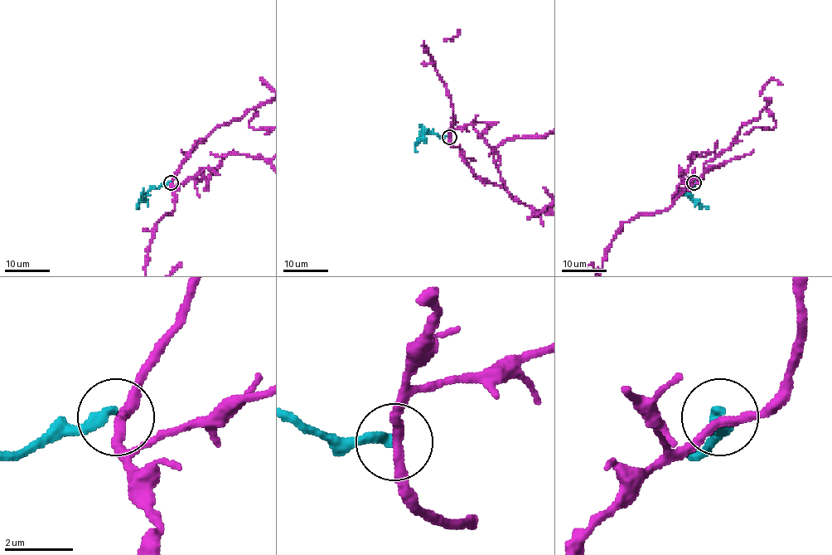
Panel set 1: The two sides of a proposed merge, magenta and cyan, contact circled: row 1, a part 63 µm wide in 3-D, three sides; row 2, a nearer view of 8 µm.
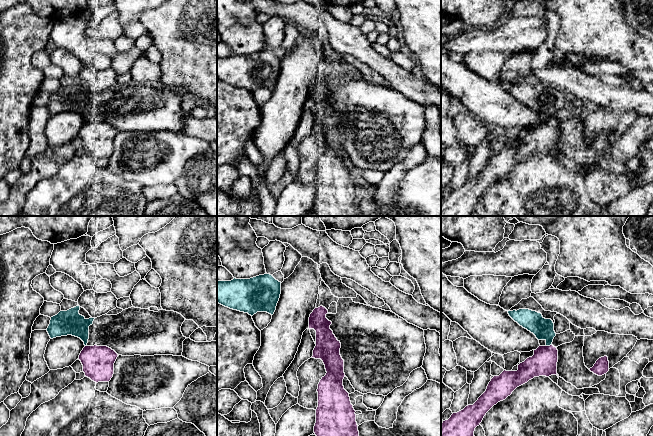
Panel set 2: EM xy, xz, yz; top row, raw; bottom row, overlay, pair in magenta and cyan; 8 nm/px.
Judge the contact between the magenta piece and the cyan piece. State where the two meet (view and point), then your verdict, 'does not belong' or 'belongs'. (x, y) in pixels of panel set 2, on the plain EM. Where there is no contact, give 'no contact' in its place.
yz (548, 122) | does not belong

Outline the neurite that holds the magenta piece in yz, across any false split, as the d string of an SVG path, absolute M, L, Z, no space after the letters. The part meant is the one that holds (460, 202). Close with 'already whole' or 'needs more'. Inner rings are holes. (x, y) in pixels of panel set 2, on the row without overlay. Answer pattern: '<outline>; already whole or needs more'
M553 121L539 122L536 126L534 126L534 131L532 133L527 134L524 138L518 141L517 147L504 146L499 152L494 152L489 158L486 167L478 174L478 176L473 181L466 182L463 186L457 189L453 189L448 196L443 197L443 199L441 200L441 216L471 216L471 214L474 212L475 204L480 201L486 189L498 178L503 177L508 172L510 172L517 163L527 159L534 153L549 153L551 151L557 151L559 154L559 151L557 150L557 138L558 126L556 123L554 123Z; already whole

